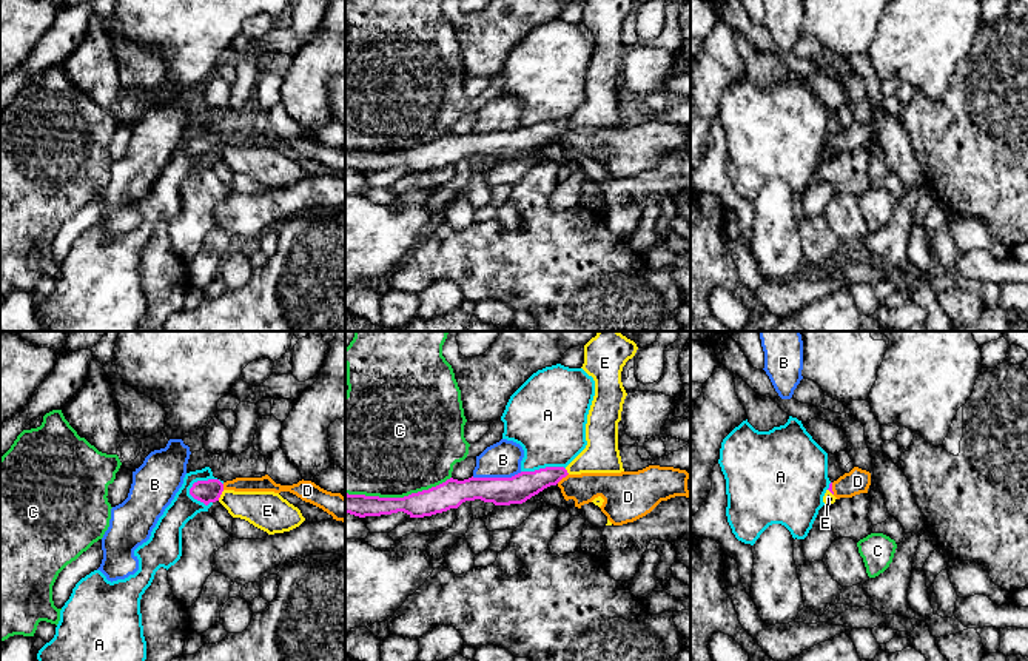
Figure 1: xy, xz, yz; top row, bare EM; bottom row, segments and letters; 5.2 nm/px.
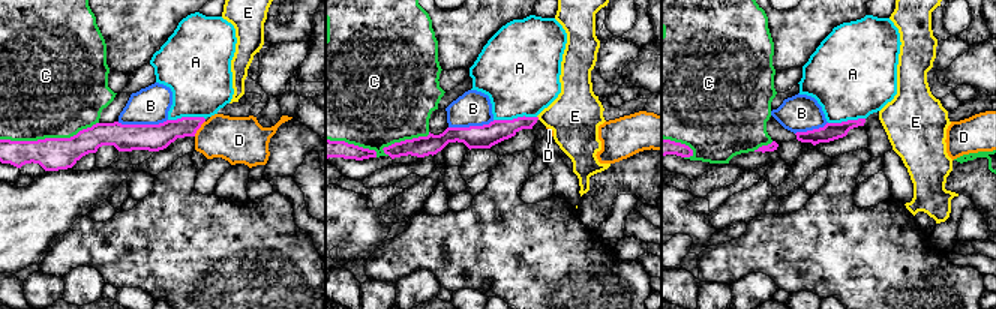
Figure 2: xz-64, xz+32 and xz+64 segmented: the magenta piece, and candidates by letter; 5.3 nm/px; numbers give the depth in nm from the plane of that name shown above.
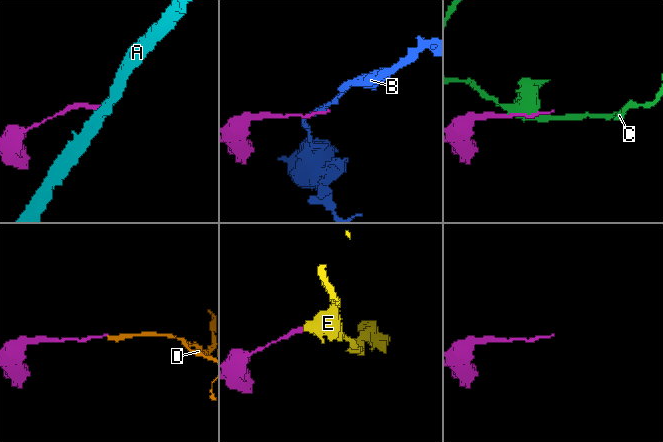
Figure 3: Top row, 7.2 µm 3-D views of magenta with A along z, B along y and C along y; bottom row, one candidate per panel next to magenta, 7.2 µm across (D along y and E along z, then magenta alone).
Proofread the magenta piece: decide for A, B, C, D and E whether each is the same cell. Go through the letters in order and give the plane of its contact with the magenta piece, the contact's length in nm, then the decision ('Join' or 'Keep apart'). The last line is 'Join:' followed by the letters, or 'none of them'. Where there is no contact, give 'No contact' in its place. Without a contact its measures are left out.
A: Touches magenta in xy. Shared border 190 nm. Keep apart
B: Touches magenta in xz. Shared border 260 nm. Keep apart
C: Touches magenta in xz. Shared border 550 nm. Keep apart
D: Touches magenta in xz. Shared border 80 nm. Join
E: Touches magenta in xy. Shared border 70 nm. Keep apart
Join: D

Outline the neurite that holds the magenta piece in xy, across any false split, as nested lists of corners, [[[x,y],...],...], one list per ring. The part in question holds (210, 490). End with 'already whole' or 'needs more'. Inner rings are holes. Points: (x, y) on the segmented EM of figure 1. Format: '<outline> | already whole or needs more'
[[[268,475],[262,478],[236,478],[233,481],[220,482],[219,479],[197,481],[190,488],[190,495],[208,505],[219,501],[223,490],[234,492],[290,492],[305,502],[310,502],[336,521],[345,522],[345,498],[341,493],[331,493],[311,481],[299,481],[293,485],[276,484]]] | needs more

